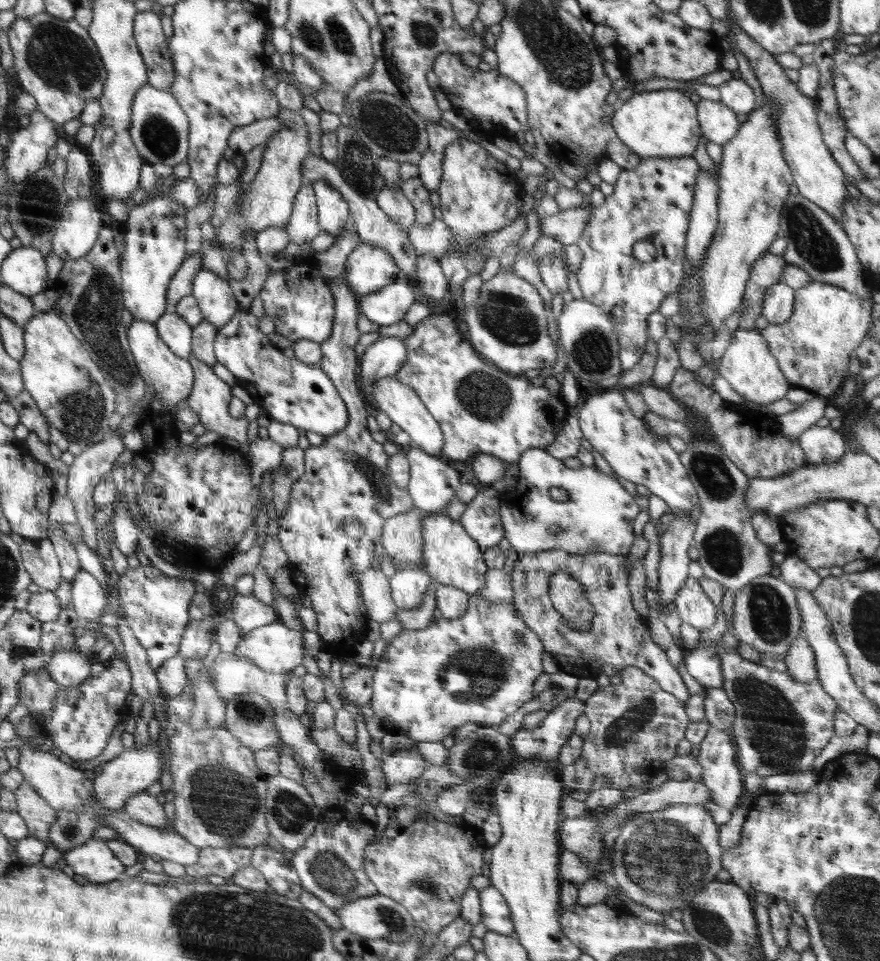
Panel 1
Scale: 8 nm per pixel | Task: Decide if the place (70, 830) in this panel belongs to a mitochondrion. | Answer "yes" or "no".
yes

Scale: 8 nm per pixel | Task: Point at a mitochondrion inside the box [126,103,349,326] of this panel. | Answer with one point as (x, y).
(159, 135)

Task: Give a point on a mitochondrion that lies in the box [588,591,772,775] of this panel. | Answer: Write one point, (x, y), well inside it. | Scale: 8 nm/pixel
(625, 727)

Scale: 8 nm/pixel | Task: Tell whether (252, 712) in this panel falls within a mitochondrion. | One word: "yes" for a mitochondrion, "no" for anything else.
yes

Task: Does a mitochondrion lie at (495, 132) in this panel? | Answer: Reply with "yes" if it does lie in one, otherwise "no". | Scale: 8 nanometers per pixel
no

